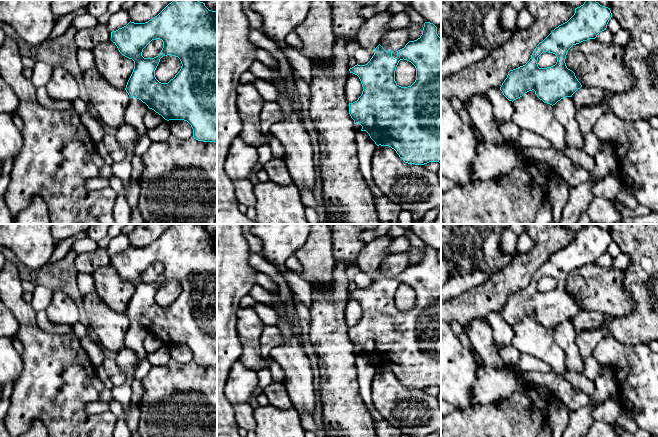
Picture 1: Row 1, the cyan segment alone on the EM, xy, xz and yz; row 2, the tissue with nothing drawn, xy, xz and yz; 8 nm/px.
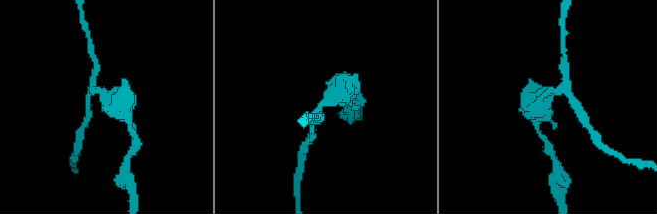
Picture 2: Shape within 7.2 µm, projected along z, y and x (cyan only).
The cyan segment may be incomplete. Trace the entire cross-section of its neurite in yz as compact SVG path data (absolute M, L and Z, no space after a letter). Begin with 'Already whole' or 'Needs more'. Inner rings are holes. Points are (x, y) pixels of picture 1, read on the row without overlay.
Already whole. M585 224L583 229L575 232L574 239L567 246L552 254L536 270L525 289L508 296L500 311L503 319L513 326L534 314L540 324L552 330L565 321L572 321L582 309L575 297L566 290L567 276L573 269L595 263L606 254L611 241L610 232L595 224ZM543 276L555 278L556 288L539 292L538 281Z

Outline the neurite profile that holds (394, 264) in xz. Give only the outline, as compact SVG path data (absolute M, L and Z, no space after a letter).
M407 251L391 254L385 257L380 265L380 269L386 275L398 275L409 266L409 254Z

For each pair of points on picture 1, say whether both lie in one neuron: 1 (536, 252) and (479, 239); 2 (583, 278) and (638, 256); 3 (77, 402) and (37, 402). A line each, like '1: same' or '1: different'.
1: different
2: different
3: same

